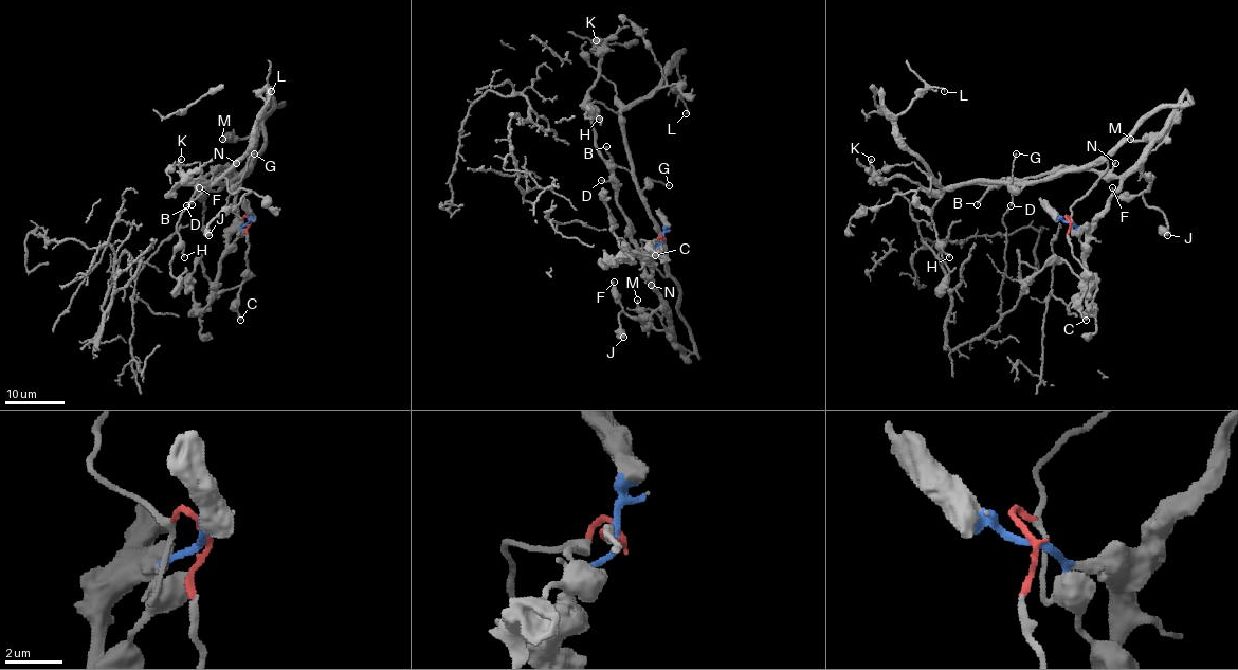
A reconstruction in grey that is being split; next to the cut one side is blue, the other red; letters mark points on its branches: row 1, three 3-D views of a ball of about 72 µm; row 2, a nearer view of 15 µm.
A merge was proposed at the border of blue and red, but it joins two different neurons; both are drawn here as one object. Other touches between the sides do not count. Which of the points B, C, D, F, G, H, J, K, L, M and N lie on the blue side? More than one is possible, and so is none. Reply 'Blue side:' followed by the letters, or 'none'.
Blue side: B, D, F, J, K, M, N

